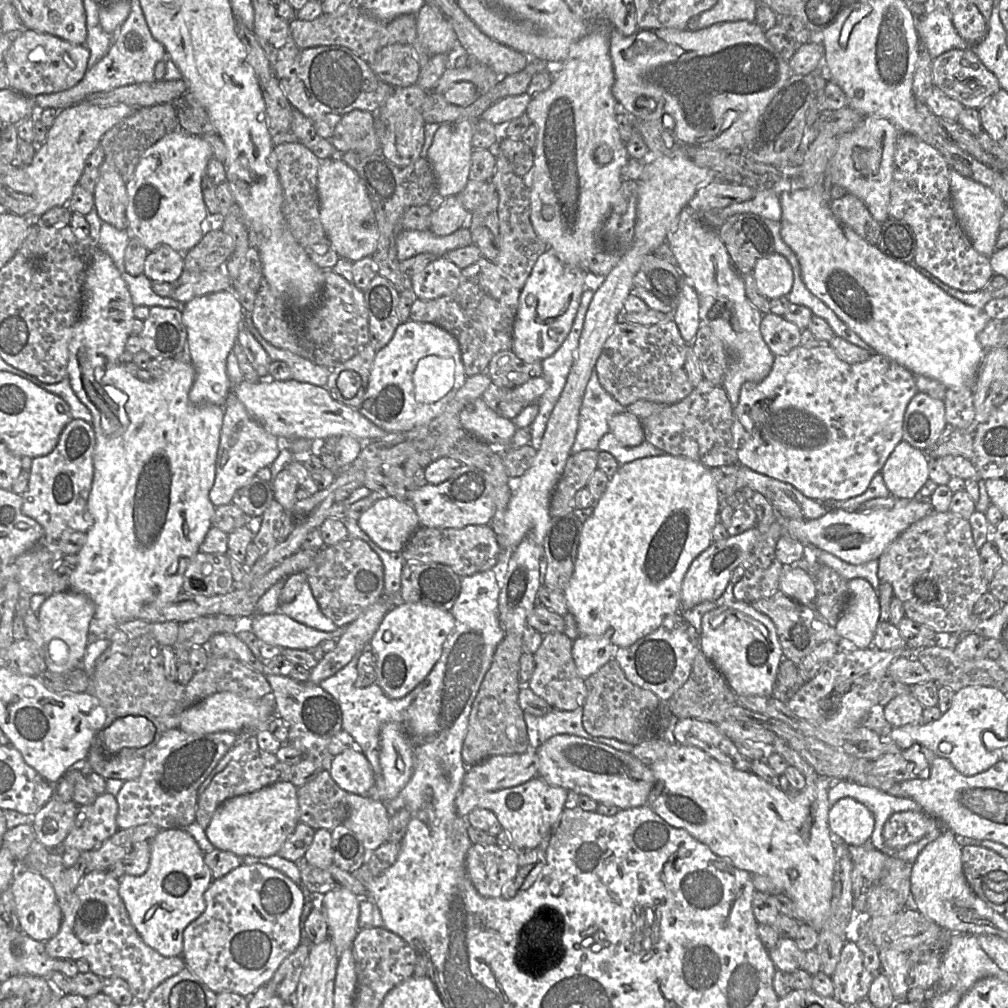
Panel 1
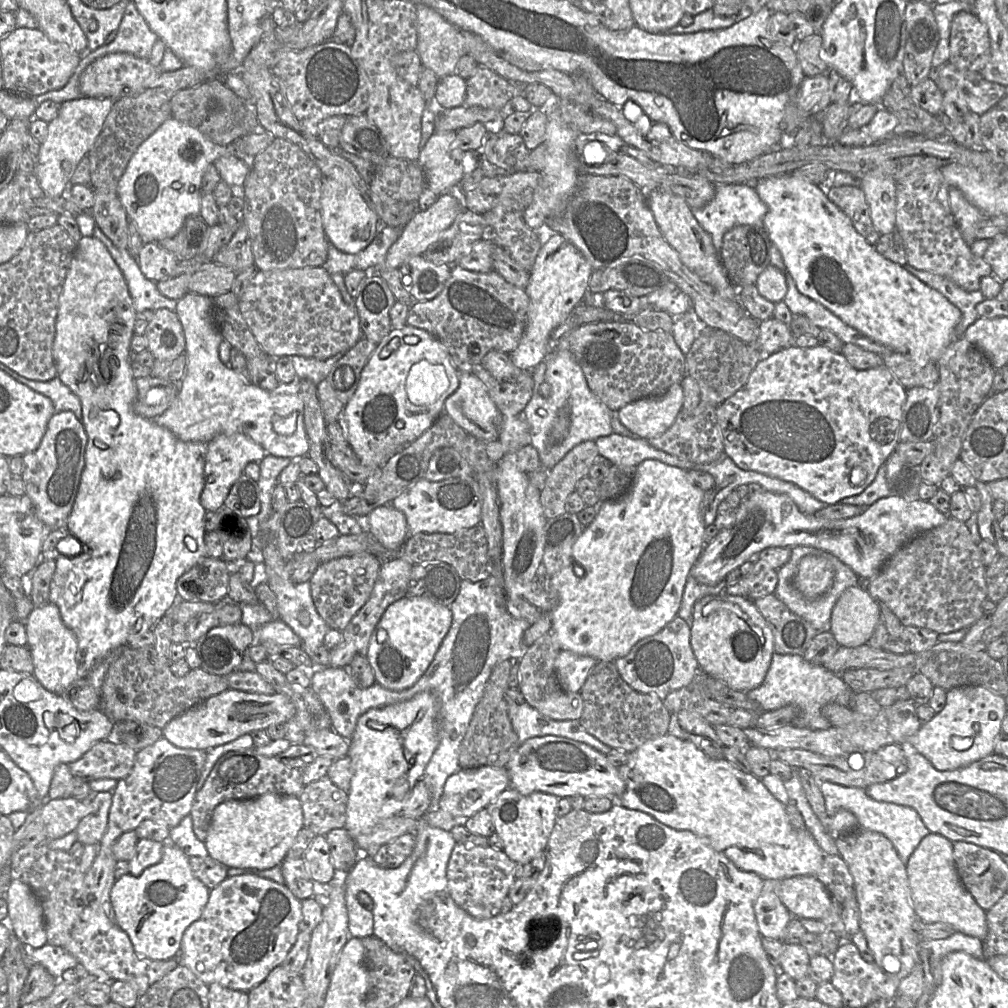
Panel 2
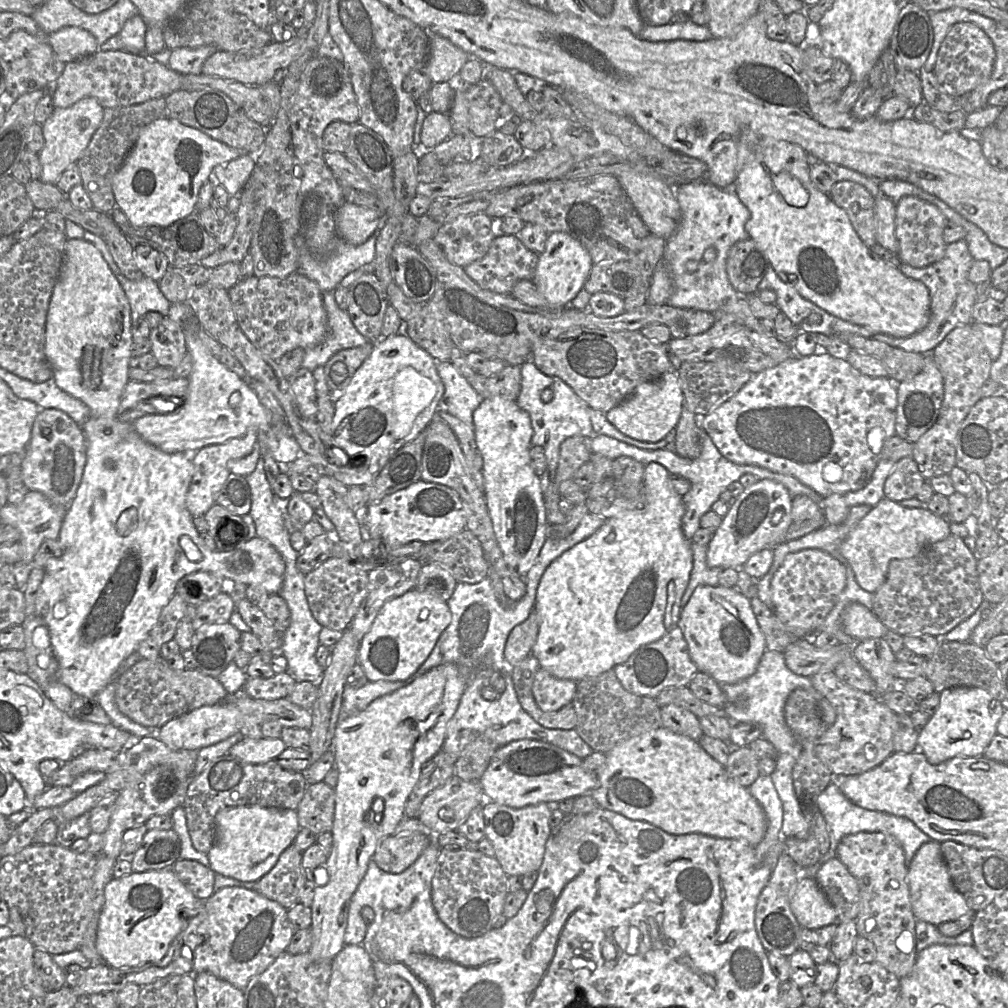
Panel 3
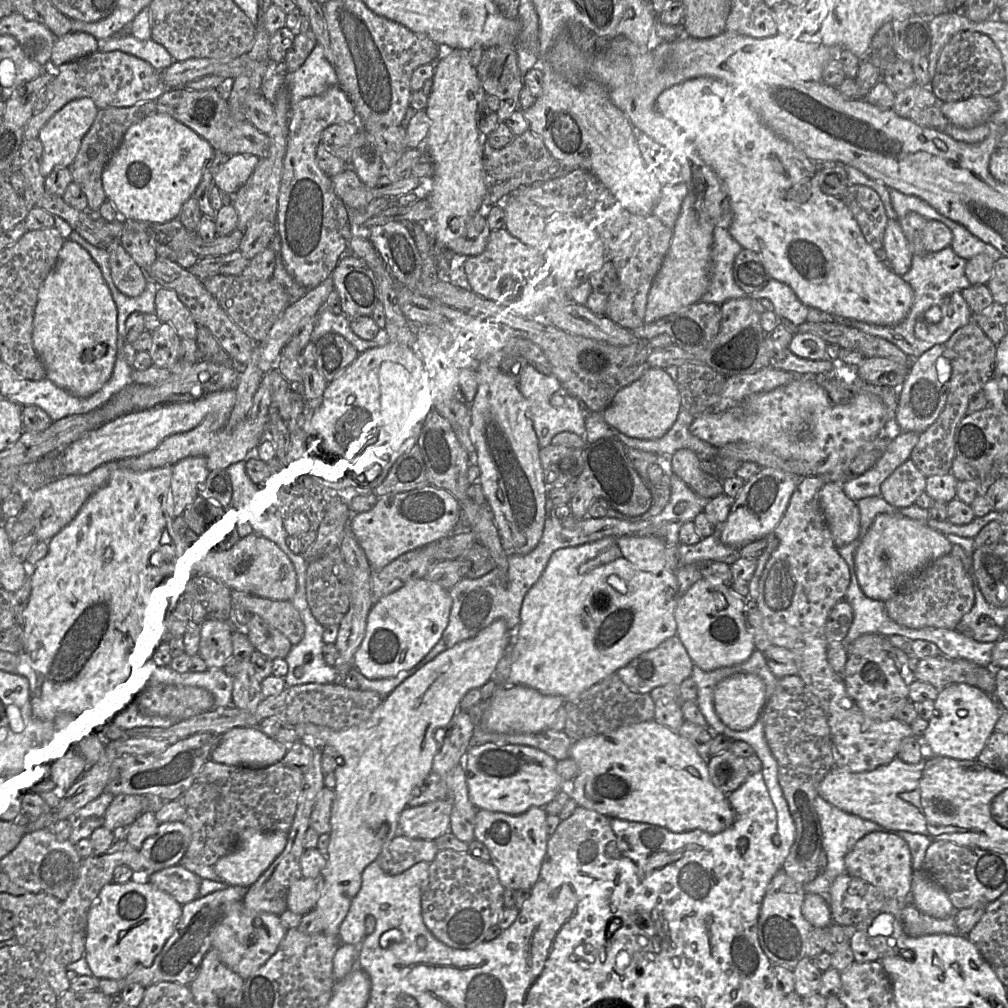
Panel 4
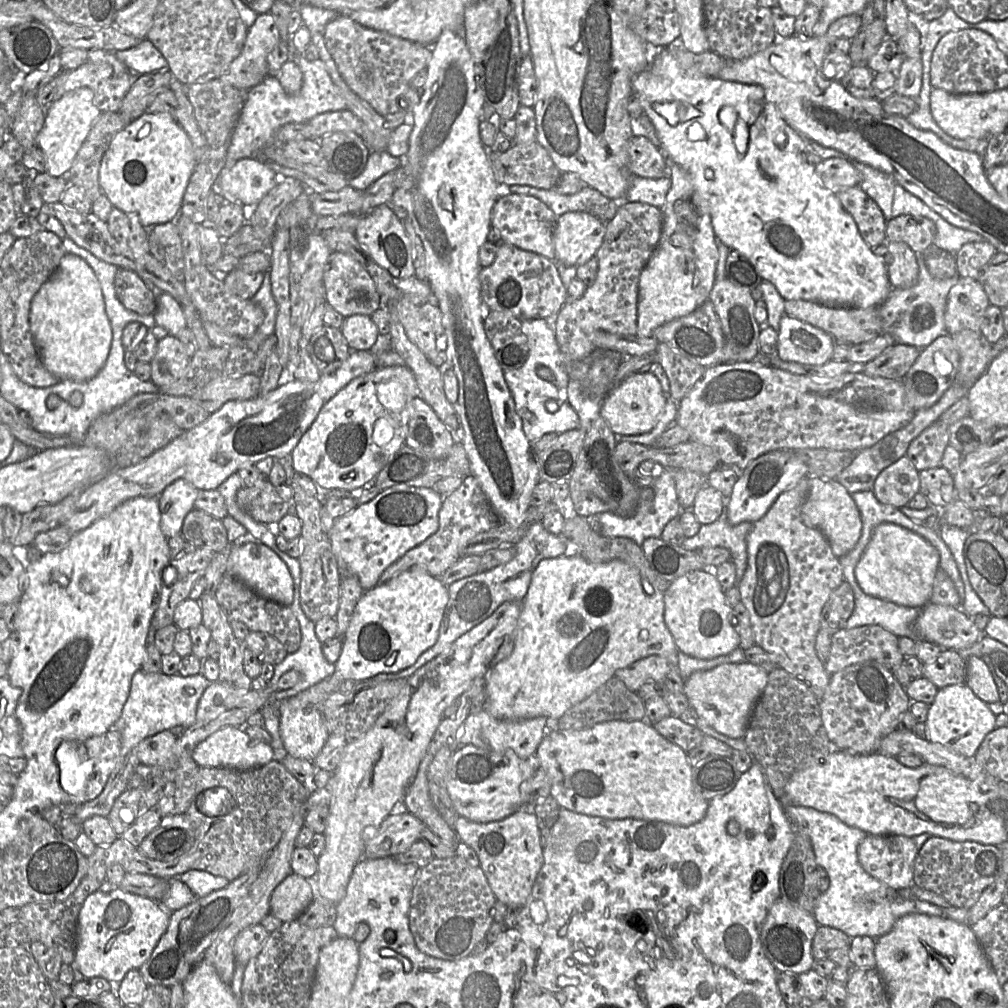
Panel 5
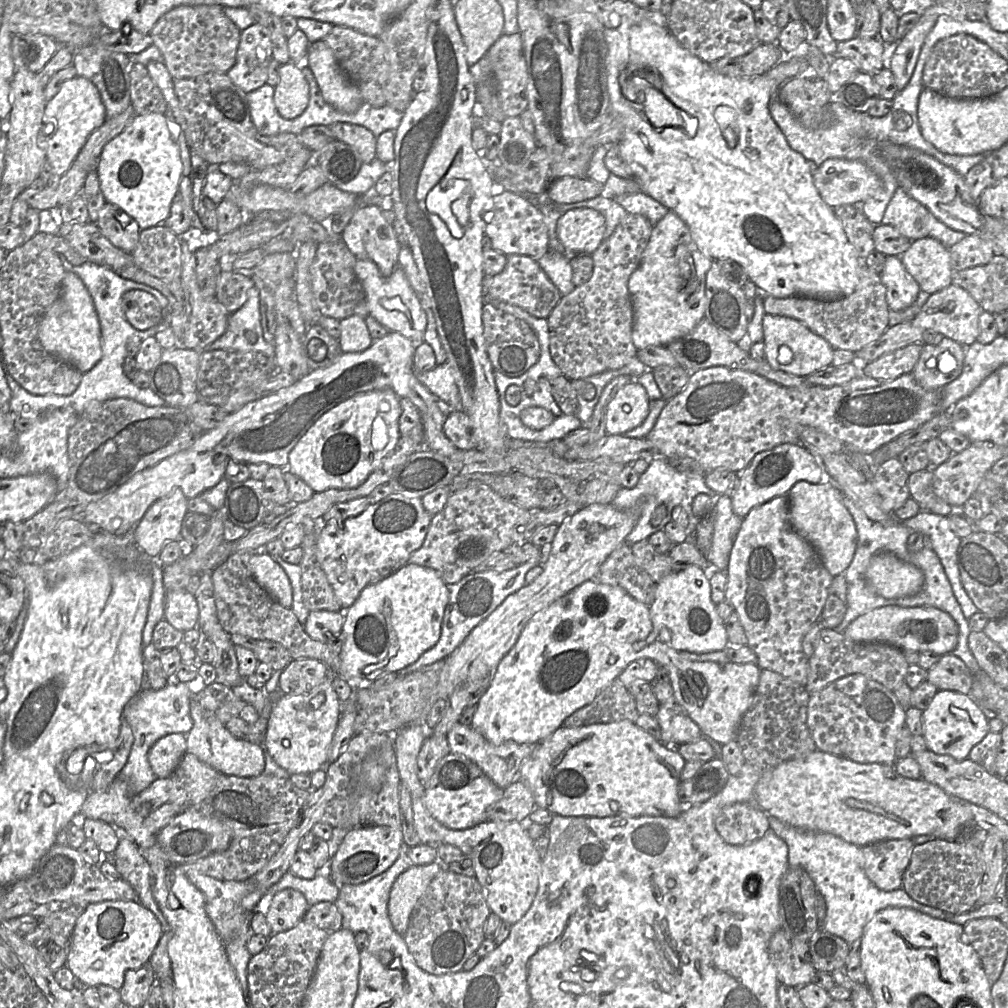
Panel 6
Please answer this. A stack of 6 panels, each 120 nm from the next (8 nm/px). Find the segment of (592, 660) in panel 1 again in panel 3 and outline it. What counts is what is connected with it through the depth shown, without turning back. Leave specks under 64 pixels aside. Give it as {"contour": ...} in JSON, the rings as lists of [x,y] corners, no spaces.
{"contour":[[[540,669],[536,674],[532,692],[541,710],[554,712],[572,702],[577,683],[573,680],[559,679]]]}

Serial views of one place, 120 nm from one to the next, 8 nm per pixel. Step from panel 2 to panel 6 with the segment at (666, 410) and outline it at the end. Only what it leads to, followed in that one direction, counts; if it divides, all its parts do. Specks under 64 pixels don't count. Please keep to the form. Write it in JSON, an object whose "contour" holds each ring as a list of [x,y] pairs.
{"contour":[[[635,381],[623,385],[606,407],[607,434],[623,435],[641,425],[649,413],[645,388]]]}

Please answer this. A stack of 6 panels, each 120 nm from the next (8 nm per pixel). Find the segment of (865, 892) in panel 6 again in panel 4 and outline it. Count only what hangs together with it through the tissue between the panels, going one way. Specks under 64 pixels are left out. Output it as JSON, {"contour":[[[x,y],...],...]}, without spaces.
{"contour":[[[817,796],[815,799],[814,806],[820,820],[822,849],[827,854],[827,866],[812,882],[803,885],[803,888],[806,893],[821,895],[828,902],[831,884],[837,876],[847,873],[844,860],[846,854],[852,849],[855,843],[865,835],[886,830],[873,821],[865,820],[859,816],[838,809],[820,796]]]}

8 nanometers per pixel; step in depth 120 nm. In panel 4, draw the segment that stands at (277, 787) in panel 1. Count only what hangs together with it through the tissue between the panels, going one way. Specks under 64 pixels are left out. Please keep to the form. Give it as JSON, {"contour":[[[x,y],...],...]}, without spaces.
{"contour":[[[253,829],[245,830],[239,836],[235,848],[213,865],[216,874],[221,879],[220,882],[246,888],[251,886],[284,850],[287,837],[288,832],[286,831],[261,832]]]}

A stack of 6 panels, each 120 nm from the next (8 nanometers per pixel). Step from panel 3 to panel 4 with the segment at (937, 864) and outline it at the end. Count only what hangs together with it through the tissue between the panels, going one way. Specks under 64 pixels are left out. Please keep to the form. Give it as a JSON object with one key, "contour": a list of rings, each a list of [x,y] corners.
{"contour":[[[922,869],[913,871],[911,904],[924,914],[935,918],[945,918],[956,911],[947,893]]]}

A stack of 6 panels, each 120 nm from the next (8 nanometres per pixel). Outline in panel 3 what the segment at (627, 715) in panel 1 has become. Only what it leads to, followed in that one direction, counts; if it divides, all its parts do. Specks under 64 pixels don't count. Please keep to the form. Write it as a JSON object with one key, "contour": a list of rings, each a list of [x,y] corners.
{"contour":[[[614,669],[579,681],[572,704],[577,716],[574,729],[596,752],[608,753],[624,740],[663,726],[655,699],[627,691]]]}

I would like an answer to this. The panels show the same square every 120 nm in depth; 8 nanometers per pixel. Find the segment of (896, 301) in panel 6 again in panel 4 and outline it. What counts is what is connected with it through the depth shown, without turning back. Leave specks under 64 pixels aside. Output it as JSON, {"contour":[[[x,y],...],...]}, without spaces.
{"contour":[[[889,219],[887,222],[883,248],[888,257],[890,268],[894,273],[902,276],[909,271],[914,254],[897,219]]]}

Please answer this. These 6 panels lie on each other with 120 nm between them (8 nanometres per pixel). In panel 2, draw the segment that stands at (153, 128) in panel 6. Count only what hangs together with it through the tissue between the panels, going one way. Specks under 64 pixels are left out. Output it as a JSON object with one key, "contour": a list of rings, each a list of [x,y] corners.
{"contour":[[[172,116],[139,146],[119,181],[117,194],[129,222],[135,225],[144,243],[175,236],[188,217],[200,214],[201,183],[210,164],[225,155],[252,159],[274,139],[259,128],[234,143],[219,145]]]}

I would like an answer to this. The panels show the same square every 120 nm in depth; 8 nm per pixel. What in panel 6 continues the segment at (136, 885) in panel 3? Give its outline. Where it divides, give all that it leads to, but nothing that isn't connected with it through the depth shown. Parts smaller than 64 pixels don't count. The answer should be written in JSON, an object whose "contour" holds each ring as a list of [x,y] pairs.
{"contour":[[[138,901],[91,903],[75,923],[65,966],[86,987],[107,985],[119,990],[127,970],[148,964],[162,934],[156,916]]]}

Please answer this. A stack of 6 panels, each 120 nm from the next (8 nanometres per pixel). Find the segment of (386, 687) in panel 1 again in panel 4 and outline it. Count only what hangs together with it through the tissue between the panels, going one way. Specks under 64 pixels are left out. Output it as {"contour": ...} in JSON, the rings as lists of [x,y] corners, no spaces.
{"contour":[[[425,578],[409,580],[372,605],[353,667],[369,679],[393,677],[400,671],[410,670],[440,640],[449,622],[451,606],[449,590]]]}

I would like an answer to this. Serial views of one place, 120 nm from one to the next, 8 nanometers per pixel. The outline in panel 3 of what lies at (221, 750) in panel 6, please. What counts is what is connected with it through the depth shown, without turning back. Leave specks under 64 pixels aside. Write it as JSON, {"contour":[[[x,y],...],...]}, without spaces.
{"contour":[[[244,738],[229,749],[229,754],[251,764],[275,760],[287,746],[280,738]]]}

